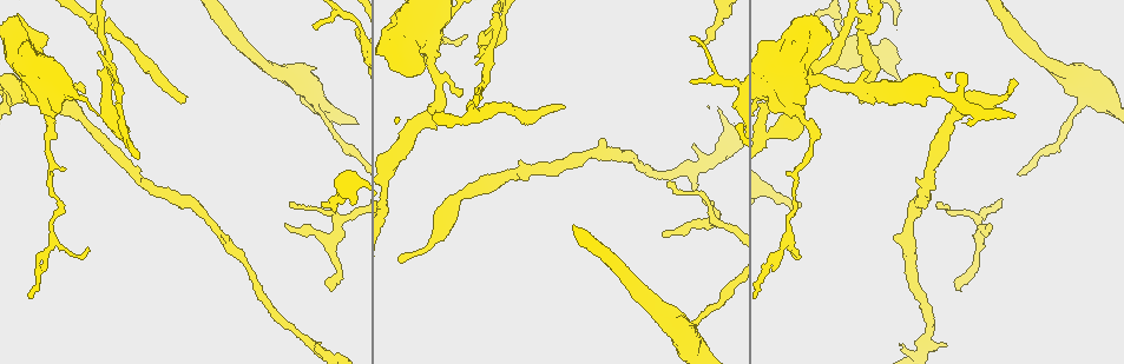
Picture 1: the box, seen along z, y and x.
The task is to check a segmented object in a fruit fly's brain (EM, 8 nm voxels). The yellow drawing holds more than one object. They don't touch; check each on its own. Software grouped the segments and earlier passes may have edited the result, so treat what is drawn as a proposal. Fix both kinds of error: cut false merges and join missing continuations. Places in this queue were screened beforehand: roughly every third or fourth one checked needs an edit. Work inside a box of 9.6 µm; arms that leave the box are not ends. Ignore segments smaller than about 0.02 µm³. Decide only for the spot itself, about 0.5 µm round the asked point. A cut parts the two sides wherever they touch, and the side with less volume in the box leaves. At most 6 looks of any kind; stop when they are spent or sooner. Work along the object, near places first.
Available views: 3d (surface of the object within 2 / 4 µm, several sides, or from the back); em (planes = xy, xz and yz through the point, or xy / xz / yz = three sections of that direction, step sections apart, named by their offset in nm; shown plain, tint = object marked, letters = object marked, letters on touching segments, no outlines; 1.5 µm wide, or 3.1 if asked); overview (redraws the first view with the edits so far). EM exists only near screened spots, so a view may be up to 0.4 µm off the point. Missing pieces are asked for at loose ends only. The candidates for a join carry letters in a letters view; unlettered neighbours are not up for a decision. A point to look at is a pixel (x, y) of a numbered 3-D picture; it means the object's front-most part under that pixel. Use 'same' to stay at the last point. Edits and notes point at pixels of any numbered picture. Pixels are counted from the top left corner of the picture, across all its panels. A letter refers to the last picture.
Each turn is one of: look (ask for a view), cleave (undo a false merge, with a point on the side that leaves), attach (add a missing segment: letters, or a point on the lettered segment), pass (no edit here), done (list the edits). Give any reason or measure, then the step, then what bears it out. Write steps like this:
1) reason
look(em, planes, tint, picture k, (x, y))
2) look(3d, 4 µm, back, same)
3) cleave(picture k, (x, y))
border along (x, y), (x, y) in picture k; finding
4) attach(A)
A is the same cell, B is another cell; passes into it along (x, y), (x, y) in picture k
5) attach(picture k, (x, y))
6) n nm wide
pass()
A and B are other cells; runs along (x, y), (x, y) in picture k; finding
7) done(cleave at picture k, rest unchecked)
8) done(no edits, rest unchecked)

four arms meet
look(em, planes, letters, picture 1, (474, 114))

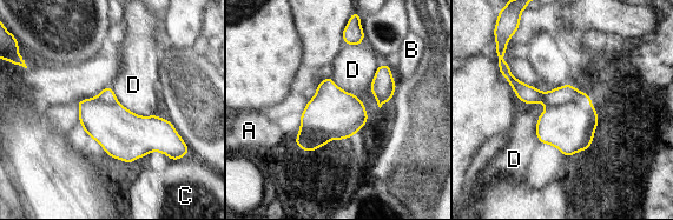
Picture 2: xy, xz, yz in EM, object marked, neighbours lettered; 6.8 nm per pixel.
cleave(picture 2, (569, 127))
A, B, C and D are other cells; border along (589, 104), (566, 102), (547, 107) in picture 2; two cells meet here

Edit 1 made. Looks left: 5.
branch stops here
look(3d, 2 µm, picture 1, (398, 258))

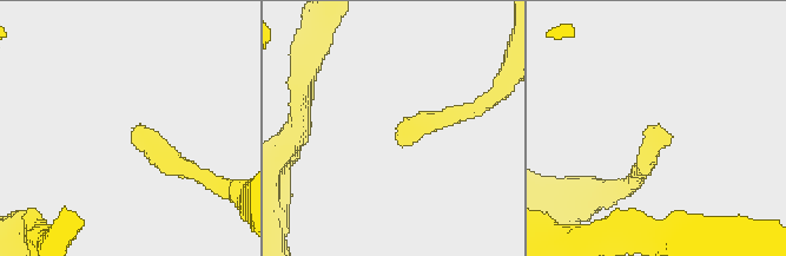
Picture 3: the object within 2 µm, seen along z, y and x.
need the tissue
look(em, planes, letters, picture 3, (396, 139))

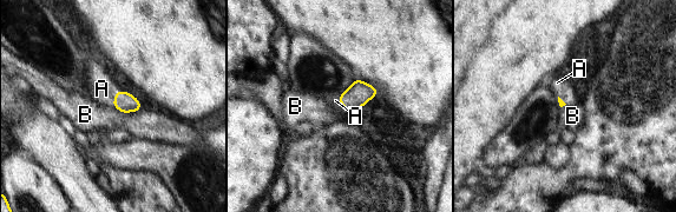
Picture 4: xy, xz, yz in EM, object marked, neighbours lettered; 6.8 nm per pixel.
attach(A)
A is the same cell, B is another cell; passes into it along (125, 103), (115, 98), (102, 88) in picture 4; the cell continues

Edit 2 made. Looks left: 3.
stops while still wide
look(3d, 4 µm, picture 1, (774, 111))

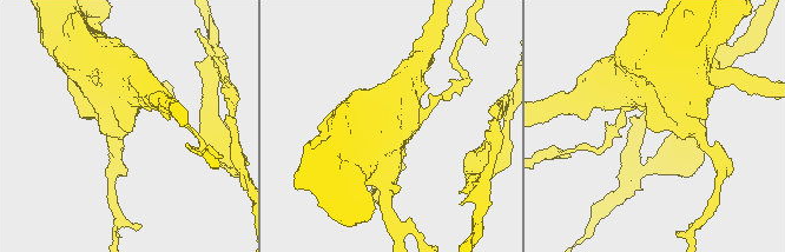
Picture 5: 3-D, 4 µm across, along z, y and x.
need the tissue
look(em, planes, tint, picture 5, (128, 131))

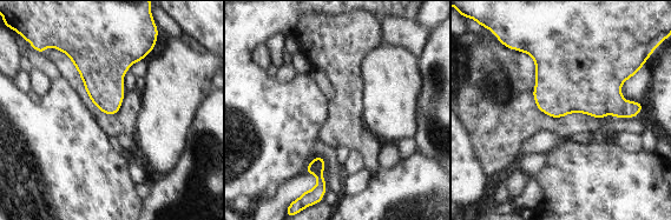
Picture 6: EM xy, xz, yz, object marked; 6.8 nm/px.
see the neighbours
look(em, planes, letters, same)

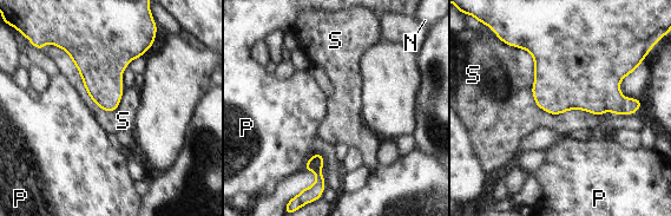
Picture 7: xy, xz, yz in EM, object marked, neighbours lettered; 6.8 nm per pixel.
pass()
N, P and S are other cells; border along (523, 48), (540, 108), (599, 117) in picture 7; none of them fits

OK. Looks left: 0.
done(cleave at picture 2, attach at picture 4, rest unchecked)

